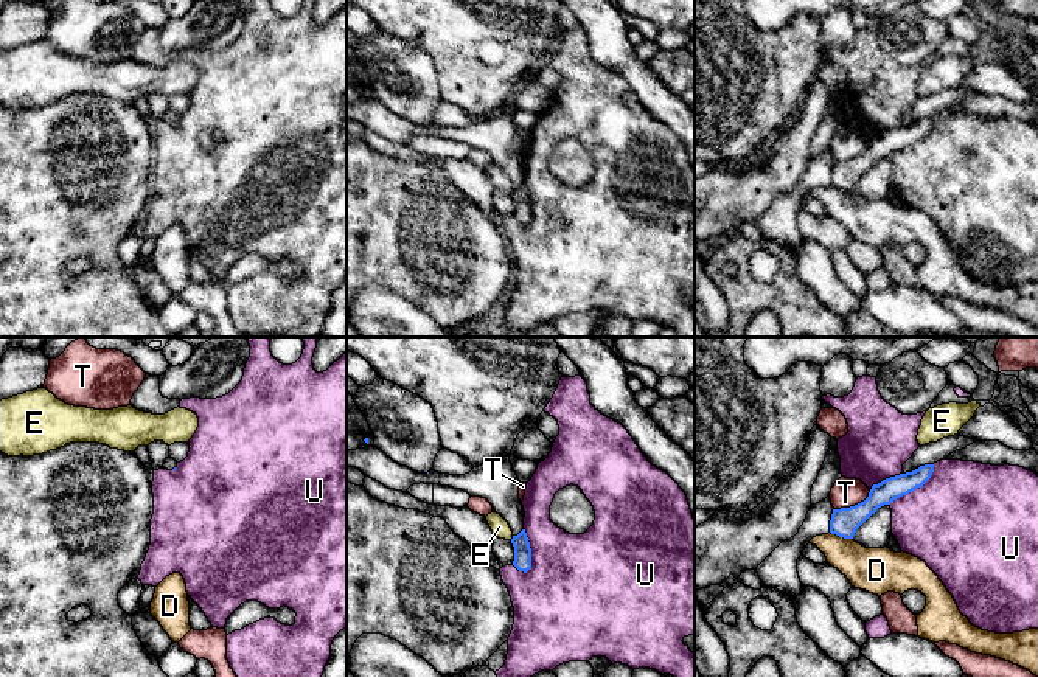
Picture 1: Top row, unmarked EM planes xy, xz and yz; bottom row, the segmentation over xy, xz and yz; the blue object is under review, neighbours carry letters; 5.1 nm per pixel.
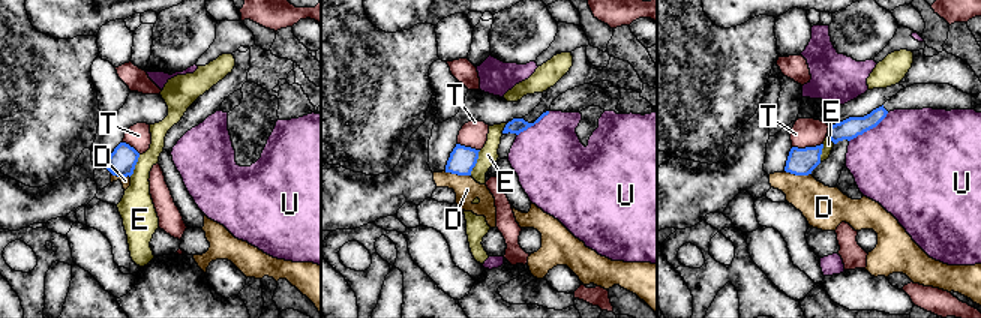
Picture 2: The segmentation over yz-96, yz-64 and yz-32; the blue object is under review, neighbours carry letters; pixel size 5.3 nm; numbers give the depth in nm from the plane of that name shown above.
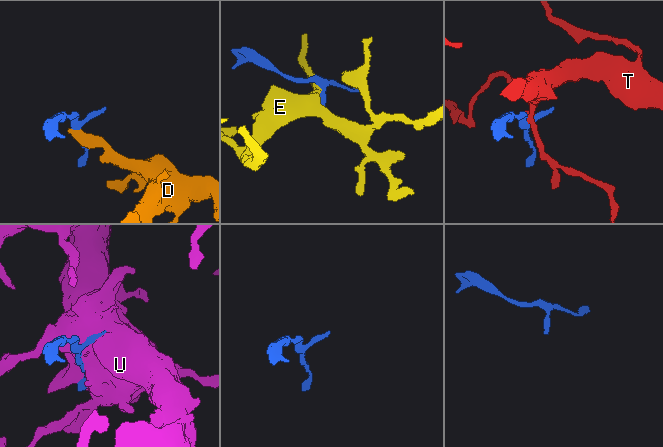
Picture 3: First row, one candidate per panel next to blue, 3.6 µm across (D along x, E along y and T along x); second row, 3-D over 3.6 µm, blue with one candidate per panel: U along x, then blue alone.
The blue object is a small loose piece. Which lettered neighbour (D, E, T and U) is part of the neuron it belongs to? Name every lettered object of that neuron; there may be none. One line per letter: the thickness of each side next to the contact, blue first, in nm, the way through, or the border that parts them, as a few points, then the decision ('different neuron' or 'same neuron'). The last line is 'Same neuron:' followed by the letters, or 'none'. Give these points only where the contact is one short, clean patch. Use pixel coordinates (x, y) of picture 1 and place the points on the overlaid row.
D: 150/240 nm | along yz (830, 531), (852, 539) | different neuron
E: 100/90 nm | along xz (513, 536), (510, 539) | different neuron
T: 150/150 nm | along yz (870, 489), (863, 500), (835, 510) | different neuron
U: 100/440 nm | different neuron
Same neuron: none

